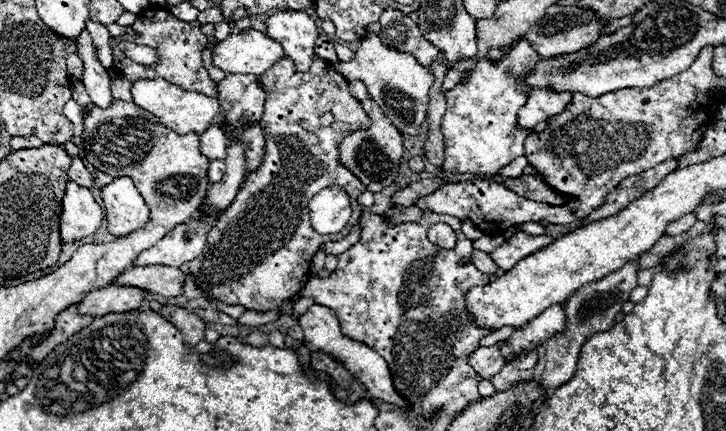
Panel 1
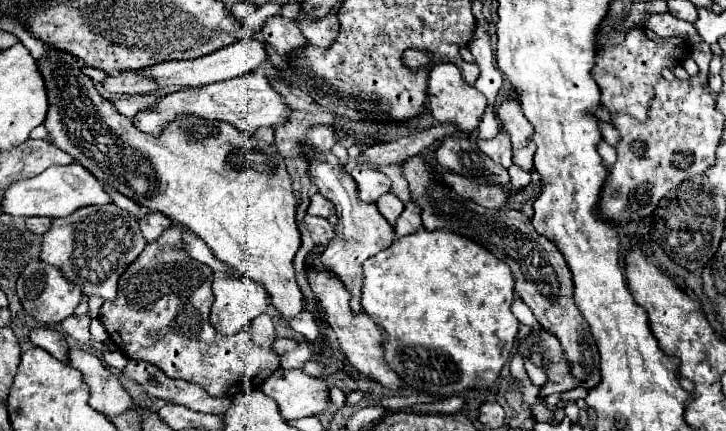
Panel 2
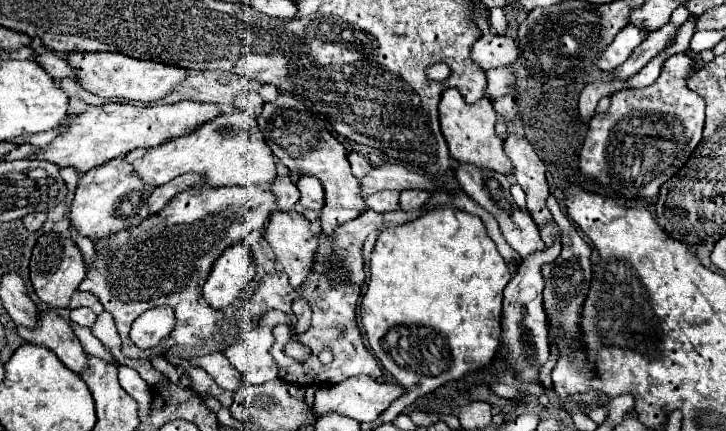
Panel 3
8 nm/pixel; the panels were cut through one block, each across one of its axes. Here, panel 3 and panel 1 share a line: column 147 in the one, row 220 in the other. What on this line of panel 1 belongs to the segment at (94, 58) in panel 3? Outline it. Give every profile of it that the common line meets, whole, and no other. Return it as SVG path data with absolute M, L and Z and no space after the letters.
M68 182L62 198L60 238L64 244L72 244L86 236L96 234L104 220L104 210L94 200L92 192L76 182Z

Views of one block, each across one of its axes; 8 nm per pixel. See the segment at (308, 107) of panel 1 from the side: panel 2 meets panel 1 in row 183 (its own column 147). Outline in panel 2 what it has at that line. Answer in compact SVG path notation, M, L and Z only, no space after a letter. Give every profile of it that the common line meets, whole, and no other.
M172 226L156 242L146 244L144 252L122 274L118 298L104 302L98 318L110 340L128 358L148 360L170 378L194 382L210 396L234 398L240 392L258 390L280 368L278 356L272 352L272 316L258 316L236 336L218 336L208 318L212 306L212 270L182 252L180 230L182 226Z

